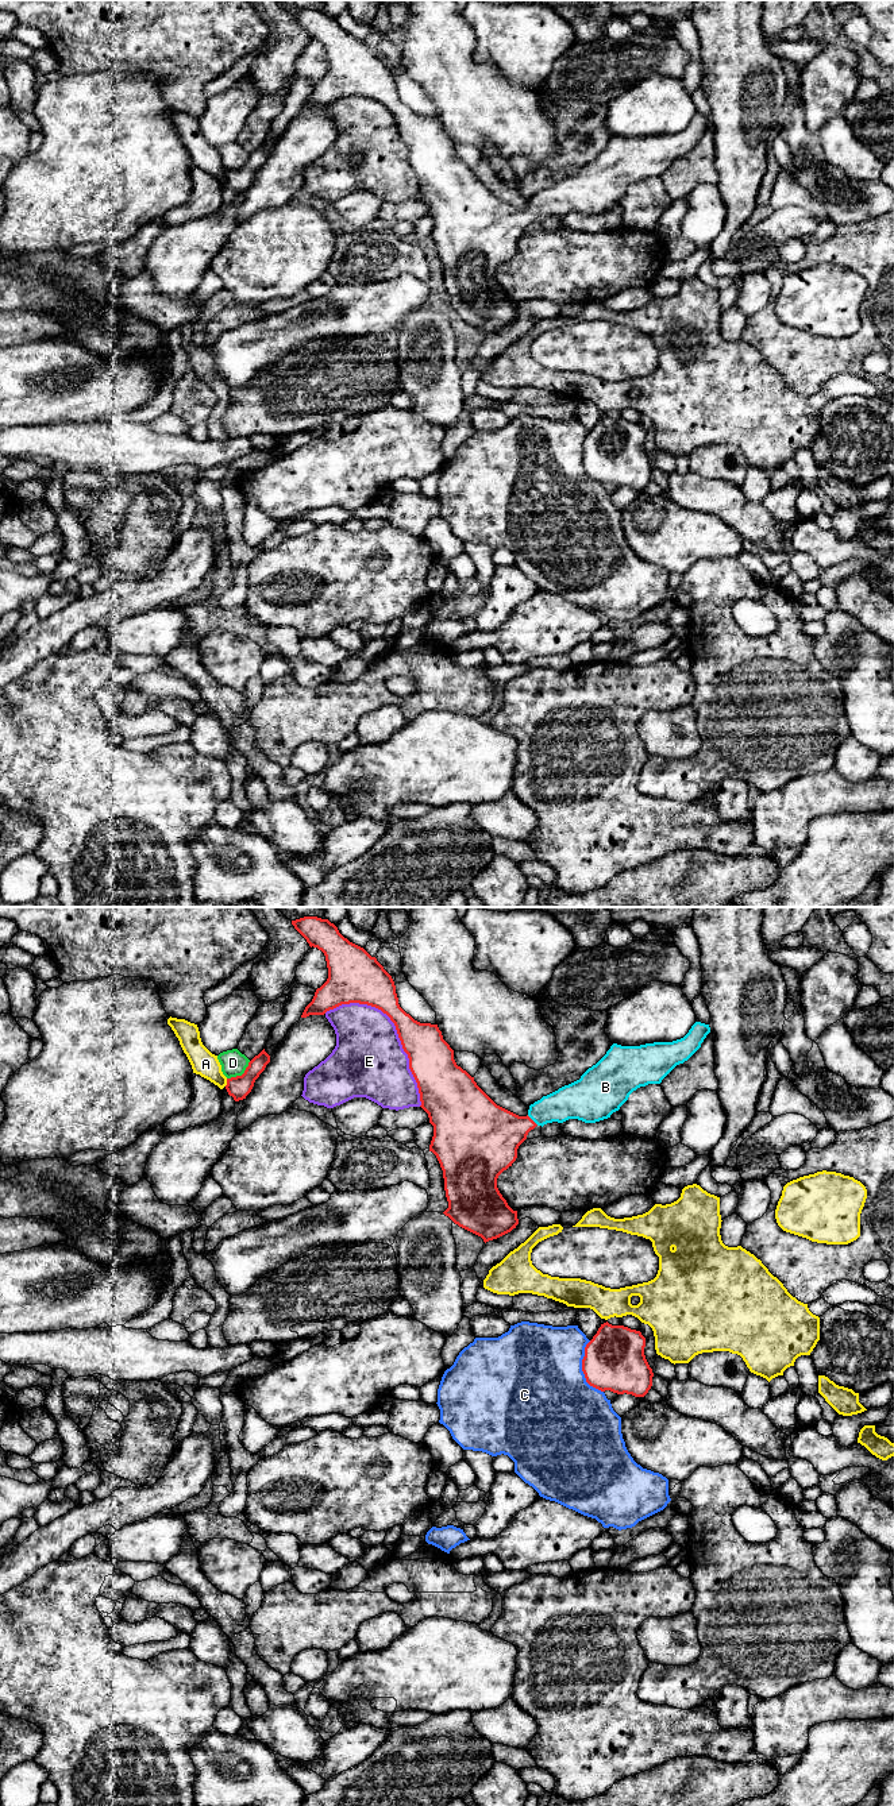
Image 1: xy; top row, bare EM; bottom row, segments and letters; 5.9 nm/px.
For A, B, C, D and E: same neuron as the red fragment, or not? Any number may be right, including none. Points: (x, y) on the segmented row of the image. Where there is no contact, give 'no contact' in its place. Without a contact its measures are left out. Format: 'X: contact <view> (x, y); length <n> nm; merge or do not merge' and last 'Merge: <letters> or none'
A: contact xy (227, 1083); length 50 nm; do not merge
B: contact xy (531, 1119); length 90 nm; merge
C: contact xy (582, 1369); length 320 nm; do not merge
D: contact xy (242, 1075); length 180 nm; do not merge
E: contact xy (397, 1031); length 800 nm; do not merge
Merge: B

